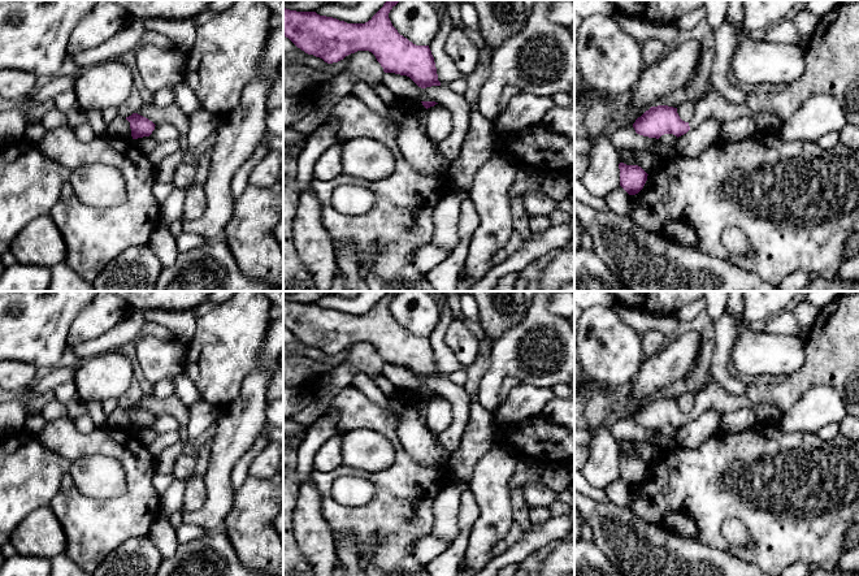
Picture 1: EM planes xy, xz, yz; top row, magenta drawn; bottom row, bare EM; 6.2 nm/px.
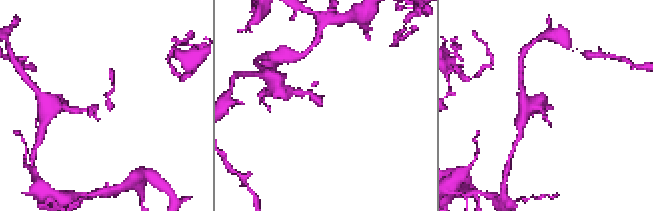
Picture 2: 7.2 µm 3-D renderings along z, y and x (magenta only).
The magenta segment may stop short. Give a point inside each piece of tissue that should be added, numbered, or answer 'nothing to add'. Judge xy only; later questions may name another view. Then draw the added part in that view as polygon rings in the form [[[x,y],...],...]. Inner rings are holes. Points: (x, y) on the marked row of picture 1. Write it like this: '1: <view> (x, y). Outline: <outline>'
nothing to add

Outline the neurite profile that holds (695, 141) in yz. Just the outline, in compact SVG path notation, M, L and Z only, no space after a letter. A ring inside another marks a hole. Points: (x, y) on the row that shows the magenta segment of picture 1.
M708 118L697 129L690 129L677 138L676 151L678 155L694 157L719 140L721 124L719 120Z

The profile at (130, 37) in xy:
M130 18L110 39L103 44L68 56L82 69L96 64L118 60L129 51L136 51L143 44L147 33L139 20Z

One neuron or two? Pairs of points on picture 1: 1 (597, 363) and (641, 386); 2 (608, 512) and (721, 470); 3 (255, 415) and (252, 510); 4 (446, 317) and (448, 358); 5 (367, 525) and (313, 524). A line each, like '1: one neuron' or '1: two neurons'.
1: two neurons
2: two neurons
3: two neurons
4: one neuron
5: two neurons

